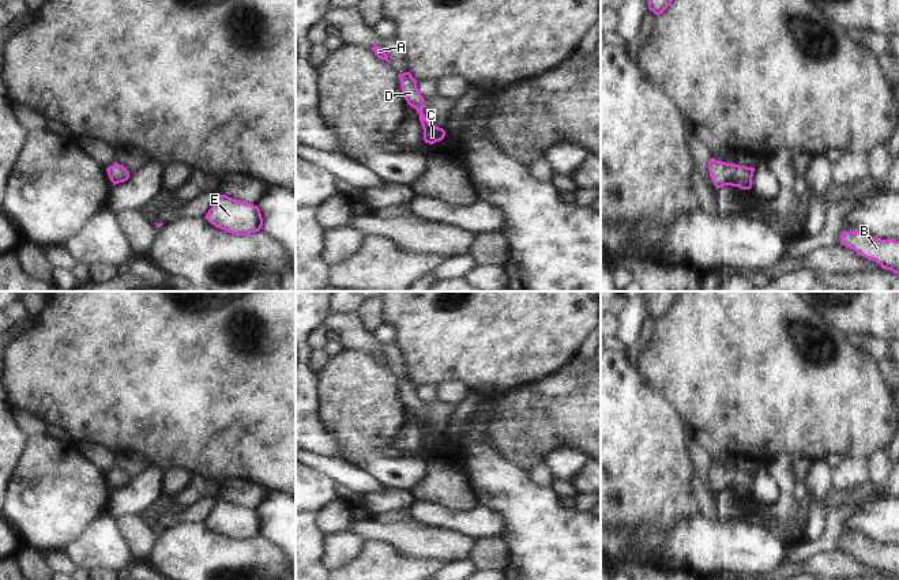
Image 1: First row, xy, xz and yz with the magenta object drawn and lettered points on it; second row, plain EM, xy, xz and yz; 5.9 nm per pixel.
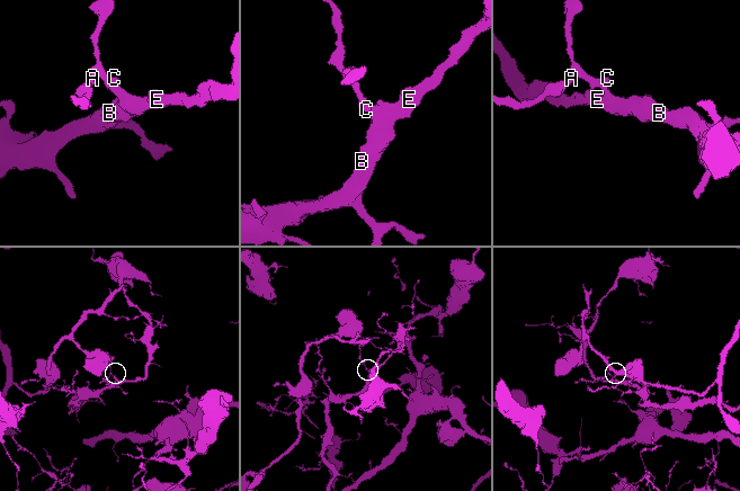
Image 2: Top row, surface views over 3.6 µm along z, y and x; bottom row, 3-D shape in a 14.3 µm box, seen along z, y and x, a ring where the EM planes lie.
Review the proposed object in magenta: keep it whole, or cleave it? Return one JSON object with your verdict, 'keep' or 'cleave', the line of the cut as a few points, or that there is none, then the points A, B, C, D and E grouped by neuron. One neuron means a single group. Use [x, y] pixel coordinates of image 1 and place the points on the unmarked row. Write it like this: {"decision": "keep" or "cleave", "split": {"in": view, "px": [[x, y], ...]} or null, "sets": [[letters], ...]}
{"decision": "keep", "split": null, "sets": [["A", "B", "C", "D", "E"]]}

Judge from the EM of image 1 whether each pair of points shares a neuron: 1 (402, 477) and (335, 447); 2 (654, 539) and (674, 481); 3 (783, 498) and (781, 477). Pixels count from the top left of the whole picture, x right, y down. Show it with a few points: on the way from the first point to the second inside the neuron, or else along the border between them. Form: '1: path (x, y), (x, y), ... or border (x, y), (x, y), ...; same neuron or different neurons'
1: border (328, 429), (350, 455), (353, 463); different neurons
2: border (691, 512), (668, 522), (636, 519), (628, 526); different neurons
3: path (783, 493), (783, 482); same neuron

